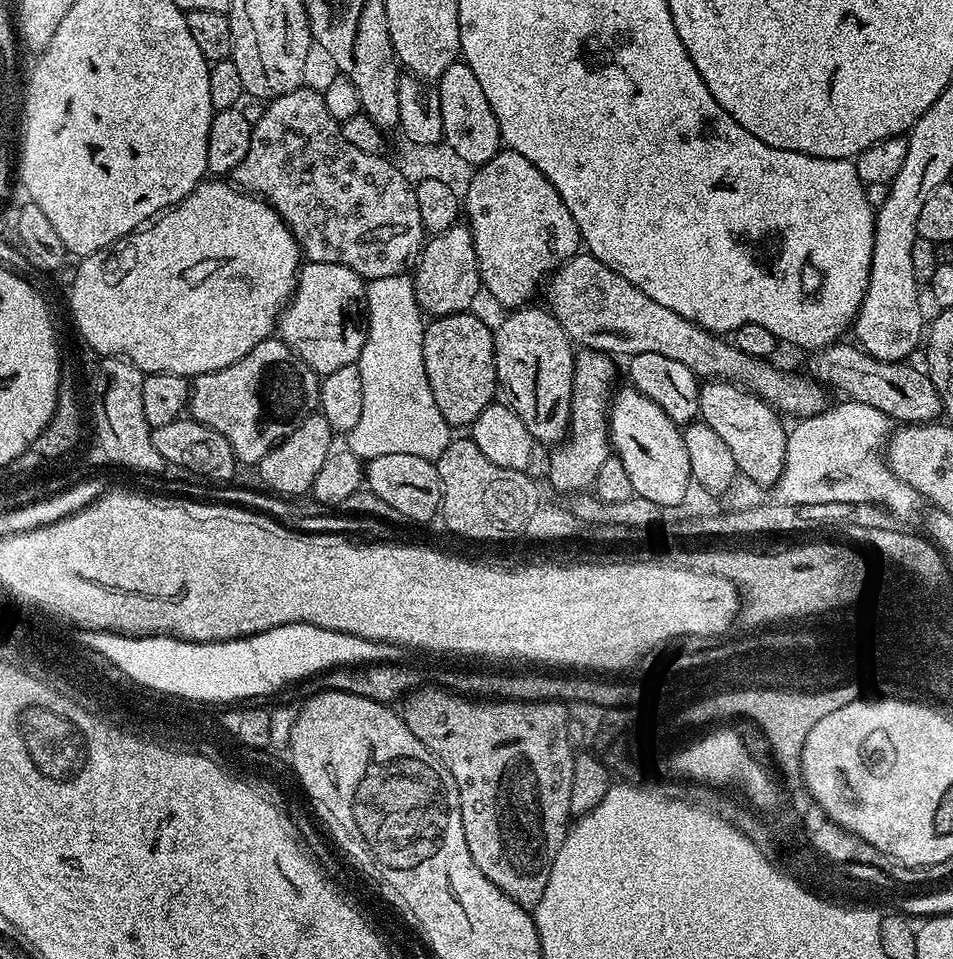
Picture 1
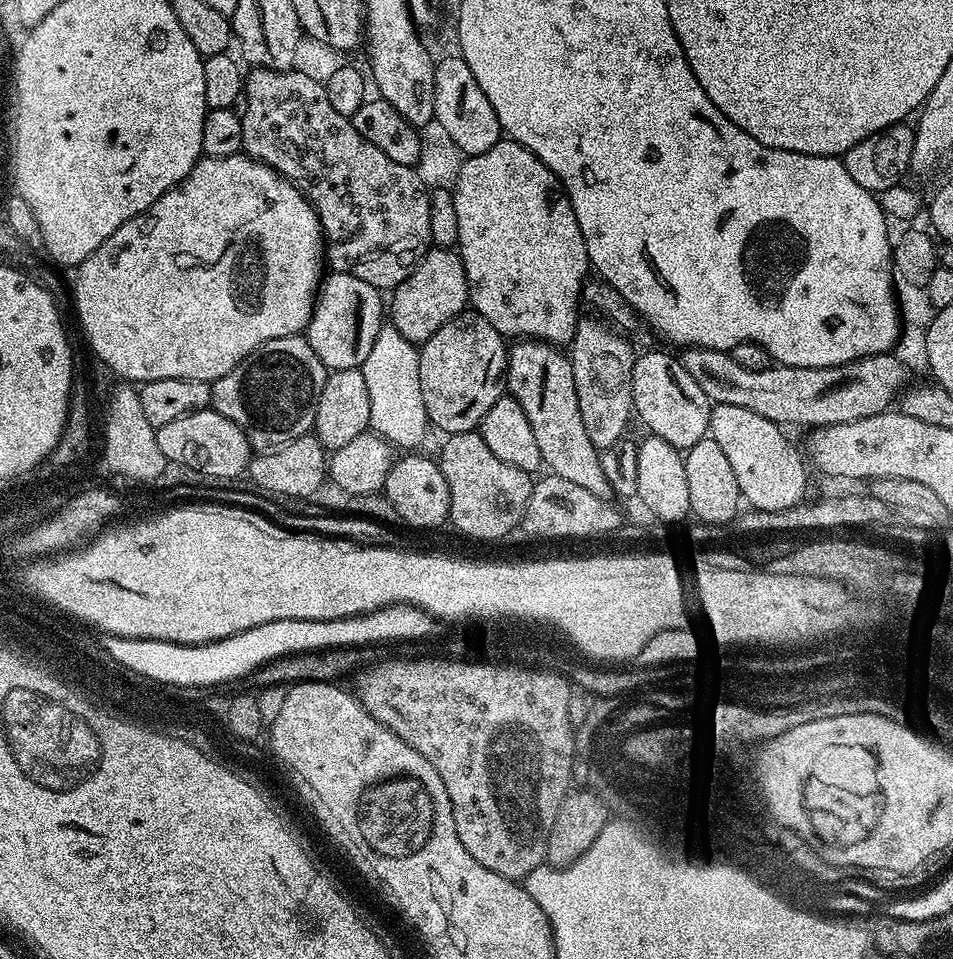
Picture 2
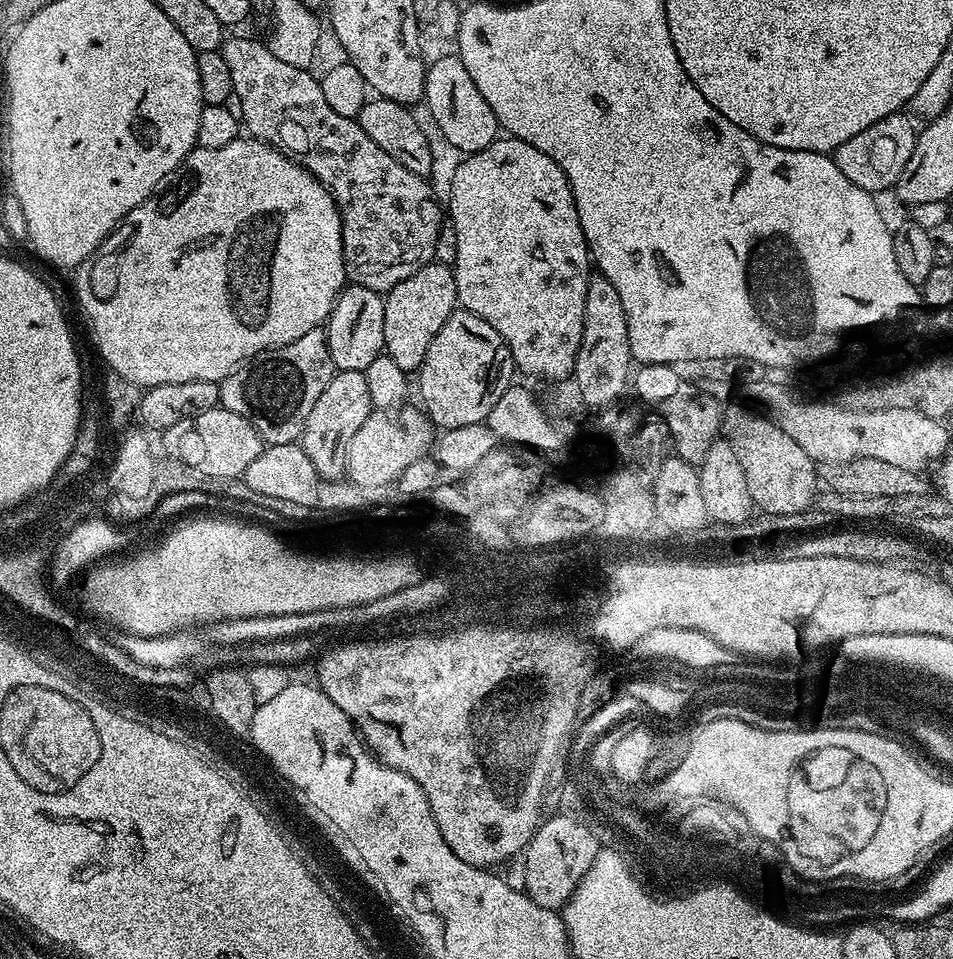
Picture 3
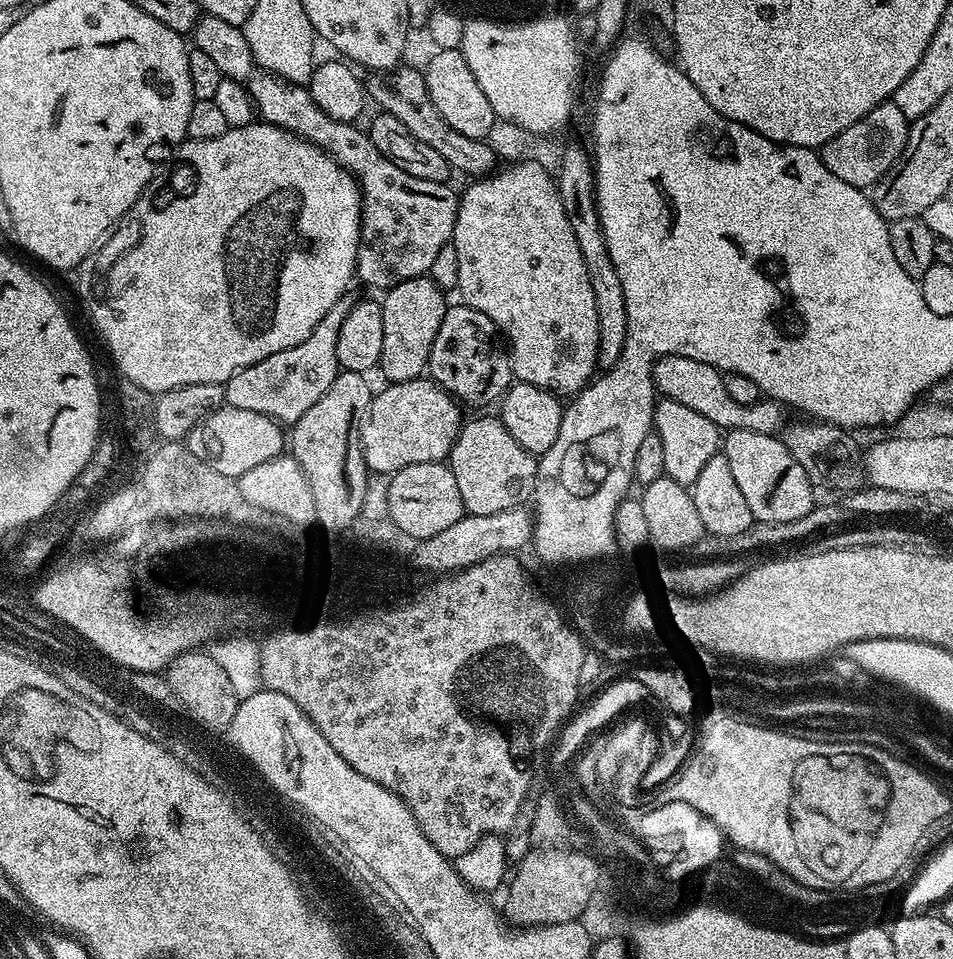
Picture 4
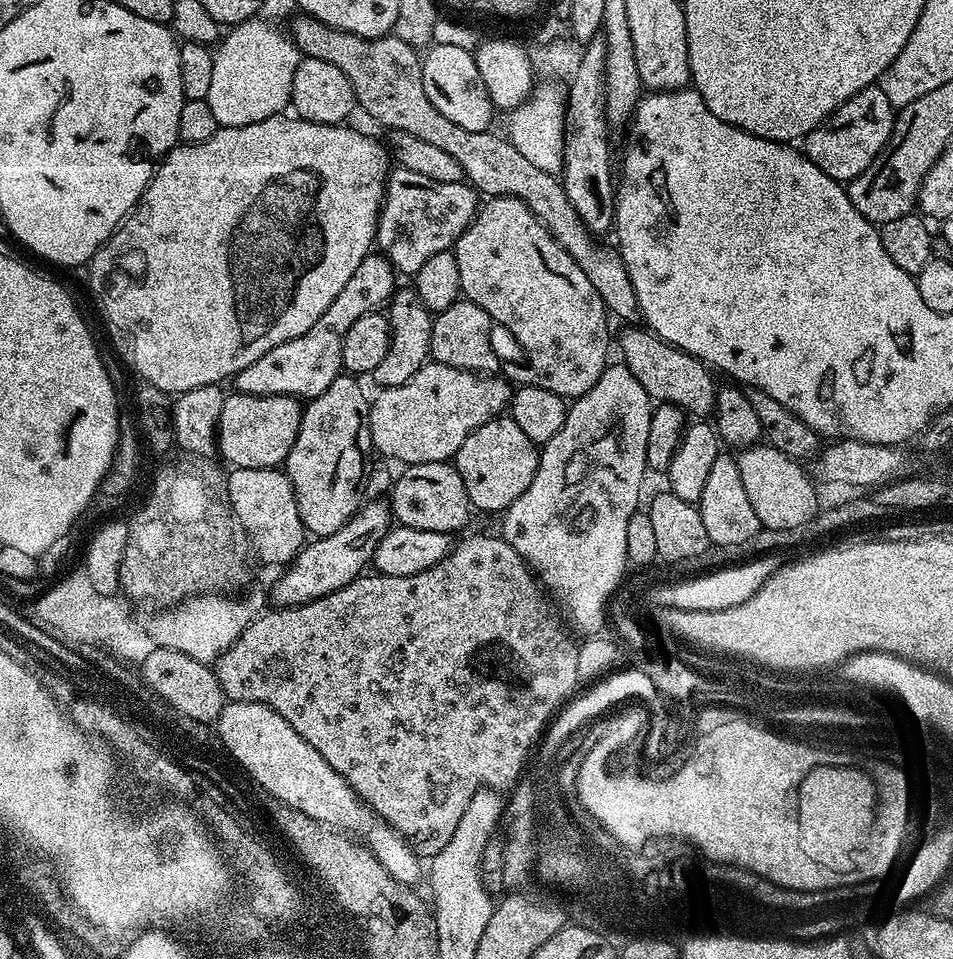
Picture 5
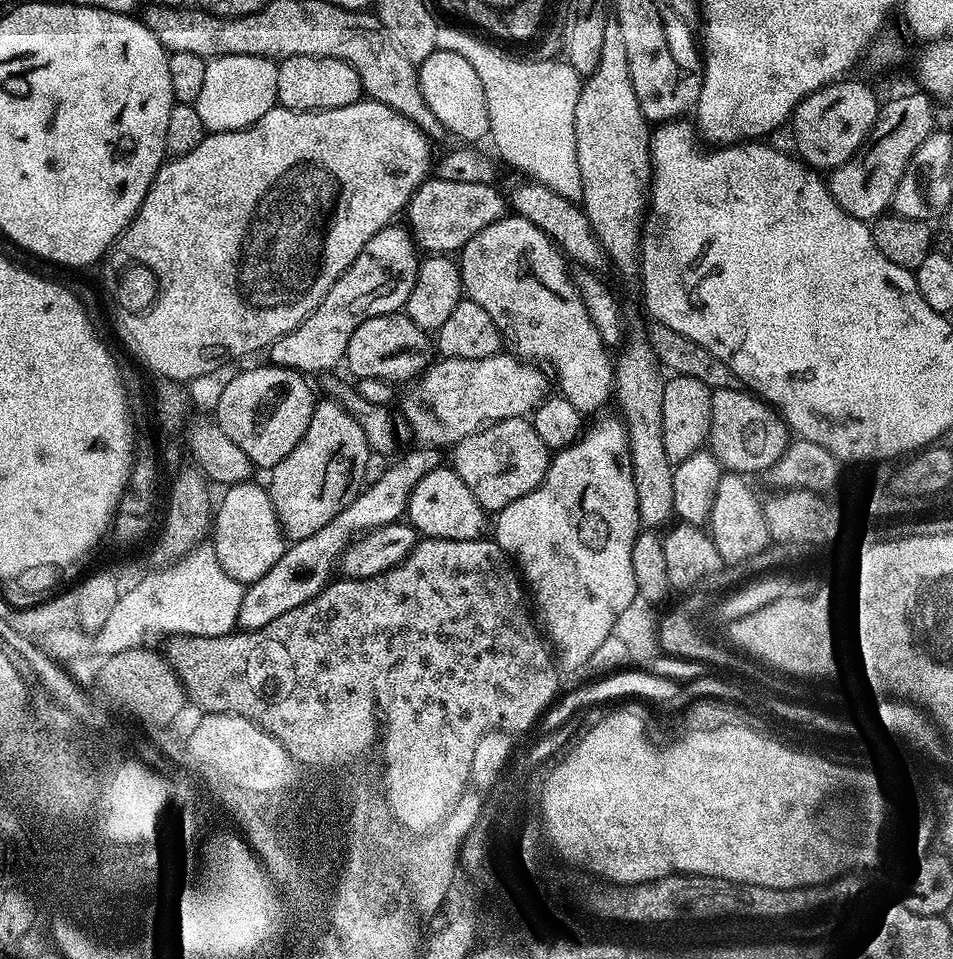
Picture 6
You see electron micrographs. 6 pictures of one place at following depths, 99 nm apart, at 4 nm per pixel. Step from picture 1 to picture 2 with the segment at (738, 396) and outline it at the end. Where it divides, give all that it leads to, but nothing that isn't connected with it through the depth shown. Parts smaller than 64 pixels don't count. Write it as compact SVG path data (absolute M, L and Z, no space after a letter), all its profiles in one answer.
M717 404L710 414L708 430L711 440L718 442L718 446L722 446L725 451L726 458L734 470L734 478L738 478L740 495L751 507L758 511L780 511L805 499L804 460L800 457L799 450L784 437L785 429L781 425L762 418L762 414L754 414L754 410L742 410L742 406Z

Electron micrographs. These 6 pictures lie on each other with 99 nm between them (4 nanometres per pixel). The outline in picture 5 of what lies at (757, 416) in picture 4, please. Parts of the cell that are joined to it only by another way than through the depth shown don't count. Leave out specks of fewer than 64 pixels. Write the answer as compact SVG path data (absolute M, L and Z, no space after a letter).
M628 326L620 336L620 352L624 355L627 375L646 390L653 401L661 404L676 404L685 413L708 412L716 407L717 381L712 381L713 371L697 356L691 356L674 345L668 344L644 326Z

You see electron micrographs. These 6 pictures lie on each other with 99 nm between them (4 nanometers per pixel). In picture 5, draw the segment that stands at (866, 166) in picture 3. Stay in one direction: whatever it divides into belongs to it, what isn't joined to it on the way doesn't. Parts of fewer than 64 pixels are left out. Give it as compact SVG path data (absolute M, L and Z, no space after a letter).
M879 86L863 88L854 94L854 98L842 102L842 106L835 108L824 123L804 137L802 151L810 158L810 162L814 162L814 166L818 166L818 170L830 178L841 182L850 181L862 174L862 170L866 170L866 166L870 166L870 162L874 162L874 158L888 147L896 113L897 109Z

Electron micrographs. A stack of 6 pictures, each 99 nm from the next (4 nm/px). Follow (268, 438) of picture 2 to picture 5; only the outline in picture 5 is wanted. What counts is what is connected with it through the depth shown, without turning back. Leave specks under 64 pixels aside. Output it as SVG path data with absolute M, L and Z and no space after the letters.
M370 254L354 270L350 282L342 286L338 298L326 306L326 314L306 330L298 338L290 342L282 342L282 346L274 346L274 350L266 350L258 362L250 362L234 377L235 391L245 392L251 396L295 396L301 401L313 400L334 378L341 375L344 363L342 362L342 342L346 330L371 312L380 312L391 301L392 293L397 291L398 273L392 267L388 257L383 254Z

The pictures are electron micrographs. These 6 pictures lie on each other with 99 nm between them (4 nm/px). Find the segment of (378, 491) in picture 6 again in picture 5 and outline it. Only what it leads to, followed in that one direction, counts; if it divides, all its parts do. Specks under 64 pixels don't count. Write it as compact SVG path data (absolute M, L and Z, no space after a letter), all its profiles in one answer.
M370 500L362 504L359 511L343 524L342 530L309 541L300 549L293 563L287 565L278 582L273 584L270 590L273 605L296 607L308 604L356 580L367 569L366 564L369 565L375 555L373 542L379 541L385 535L391 520L391 509L385 501Z

